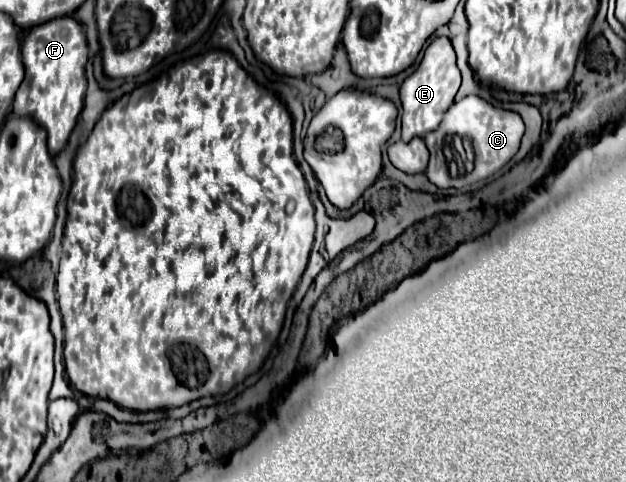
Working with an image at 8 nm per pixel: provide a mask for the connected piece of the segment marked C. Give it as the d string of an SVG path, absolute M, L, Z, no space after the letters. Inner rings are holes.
M469 95L469 97L465 97L465 99L457 101L457 103L453 103L453 107L445 112L437 131L451 131L451 133L445 135L445 138L456 134L462 137L471 137L471 143L473 143L473 149L475 149L475 155L477 155L473 173L469 173L465 177L459 177L459 179L453 179L449 174L449 169L443 167L443 157L433 157L431 159L433 165L429 169L429 179L435 185L439 185L441 189L449 189L449 187L461 189L465 185L471 185L471 183L477 183L481 179L491 177L505 163L509 163L513 159L513 155L519 151L521 137L525 133L525 125L523 125L523 119L517 113L511 113L511 111L505 111L505 109L497 109L491 103L487 103L485 99ZM435 159L441 159L441 161L435 161Z

